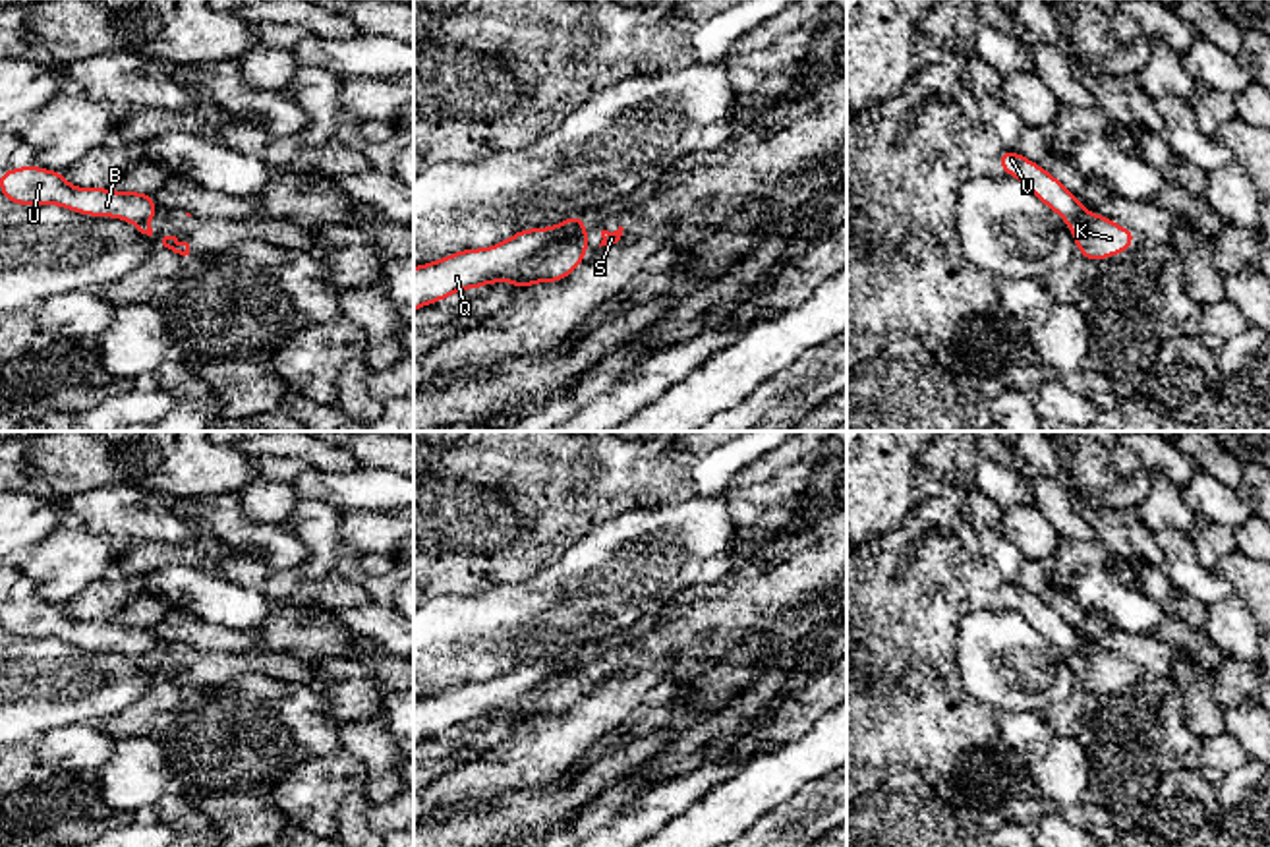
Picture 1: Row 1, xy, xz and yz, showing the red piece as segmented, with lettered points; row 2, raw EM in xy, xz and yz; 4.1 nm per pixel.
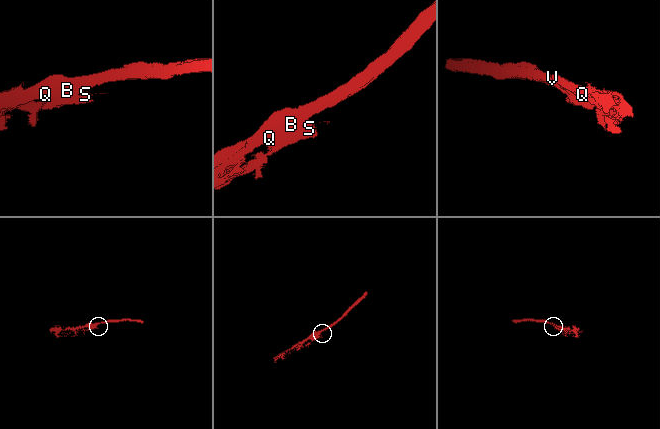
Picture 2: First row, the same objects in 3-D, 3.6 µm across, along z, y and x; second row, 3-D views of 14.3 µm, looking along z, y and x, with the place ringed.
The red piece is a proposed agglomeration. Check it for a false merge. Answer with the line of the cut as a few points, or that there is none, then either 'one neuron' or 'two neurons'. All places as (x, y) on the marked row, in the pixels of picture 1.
cut xz (580, 219), (563, 238), (490, 279); two neurons

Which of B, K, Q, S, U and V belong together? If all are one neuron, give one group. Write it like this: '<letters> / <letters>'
B Q U V / K S

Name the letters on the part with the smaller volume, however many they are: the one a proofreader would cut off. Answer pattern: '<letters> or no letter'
K, S

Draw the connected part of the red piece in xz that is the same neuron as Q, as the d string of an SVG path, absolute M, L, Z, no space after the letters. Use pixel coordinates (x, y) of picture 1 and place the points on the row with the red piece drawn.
M574 215L557 226L524 228L489 248L460 249L431 263L414 267L414 311L452 298L464 288L493 278L518 263L539 255L568 236L586 215Z

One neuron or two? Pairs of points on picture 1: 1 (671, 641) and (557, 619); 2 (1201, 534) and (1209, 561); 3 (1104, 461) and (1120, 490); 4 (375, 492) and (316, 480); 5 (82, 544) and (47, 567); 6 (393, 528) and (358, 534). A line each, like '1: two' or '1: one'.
1: two
2: one
3: one
4: one
5: one
6: one

